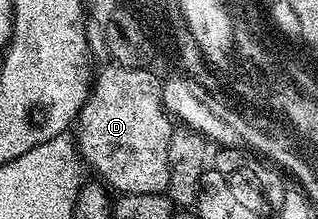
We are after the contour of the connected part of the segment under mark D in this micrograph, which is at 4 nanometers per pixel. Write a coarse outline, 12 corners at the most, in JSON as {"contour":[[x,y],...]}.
{"contour":[[105,65],[80,109],[85,167],[163,194],[174,118],[148,68]]}

